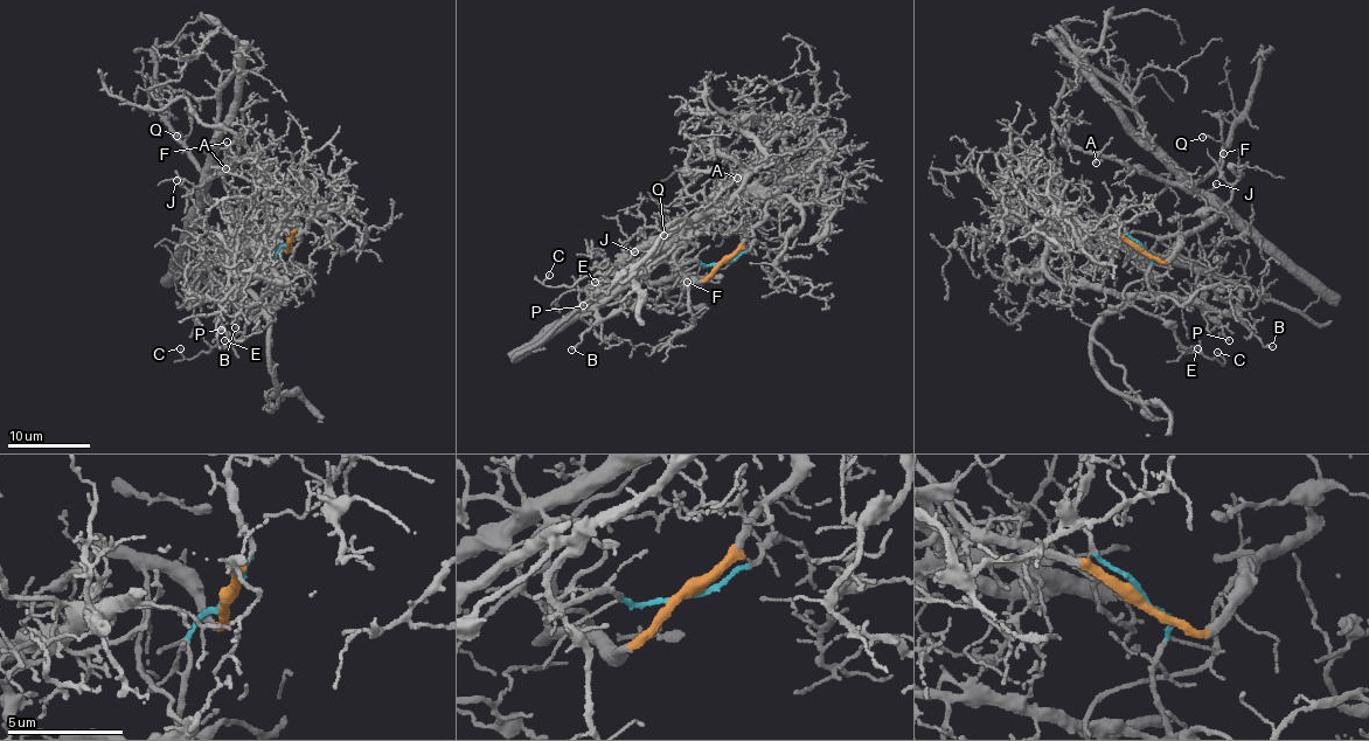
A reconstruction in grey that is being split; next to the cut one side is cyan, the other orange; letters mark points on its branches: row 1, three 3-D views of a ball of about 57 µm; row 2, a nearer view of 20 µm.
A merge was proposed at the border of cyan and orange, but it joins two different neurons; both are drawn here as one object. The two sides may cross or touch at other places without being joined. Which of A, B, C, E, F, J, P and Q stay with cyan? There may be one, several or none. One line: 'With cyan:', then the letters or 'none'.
With cyan: B, C, E, P

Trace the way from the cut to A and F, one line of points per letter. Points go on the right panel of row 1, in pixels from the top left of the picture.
A: (1144, 250), (1160, 262), (1175, 254), (1188, 234), (1221, 215), (1220, 206), (1107, 156), (1096, 163)
F: (1144, 250), (1165, 261), (1231, 198), (1231, 185), (1221, 168), (1223, 152)

